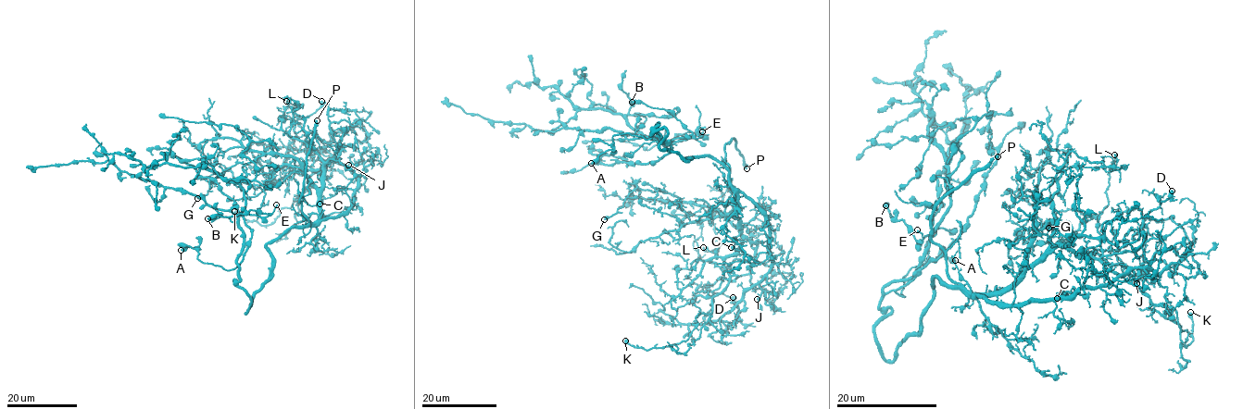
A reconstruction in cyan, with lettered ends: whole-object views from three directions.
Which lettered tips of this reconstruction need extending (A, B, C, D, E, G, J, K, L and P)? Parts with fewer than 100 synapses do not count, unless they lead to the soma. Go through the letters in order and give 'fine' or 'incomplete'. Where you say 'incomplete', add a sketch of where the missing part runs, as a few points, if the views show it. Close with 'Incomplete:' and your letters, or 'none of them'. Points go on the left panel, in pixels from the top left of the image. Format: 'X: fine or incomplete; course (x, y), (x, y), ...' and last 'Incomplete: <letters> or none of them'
A: fine
B: fine
C: fine
D: fine
E: fine
G: fine
J: fine
K: fine
L: fine
P: incomplete; course (317, 120), (326, 116), (346, 120), (355, 119), (366, 127), (362, 133), (370, 131), (386, 112), (381, 108)
Incomplete: P

